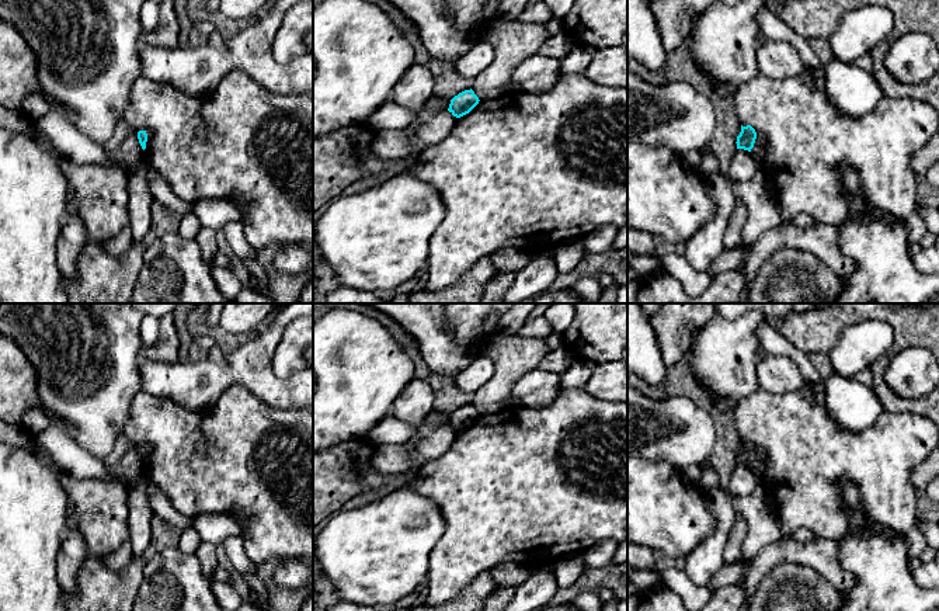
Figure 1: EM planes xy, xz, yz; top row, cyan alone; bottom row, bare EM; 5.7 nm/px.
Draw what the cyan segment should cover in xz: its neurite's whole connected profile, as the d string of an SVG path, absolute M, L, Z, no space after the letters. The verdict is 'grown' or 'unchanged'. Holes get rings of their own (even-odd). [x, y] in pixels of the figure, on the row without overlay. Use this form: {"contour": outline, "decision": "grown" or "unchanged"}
{"contour": "M472 403L465 405L451 414L448 426L453 431L460 433L469 428L479 419L479 416L479 412L474 409Z", "decision": "unchanged"}

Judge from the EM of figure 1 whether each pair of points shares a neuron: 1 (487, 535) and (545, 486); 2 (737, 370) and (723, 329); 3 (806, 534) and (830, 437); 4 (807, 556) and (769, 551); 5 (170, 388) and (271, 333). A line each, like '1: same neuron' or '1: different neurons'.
1: same neuron
2: same neuron
3: different neurons
4: same neuron
5: same neuron

